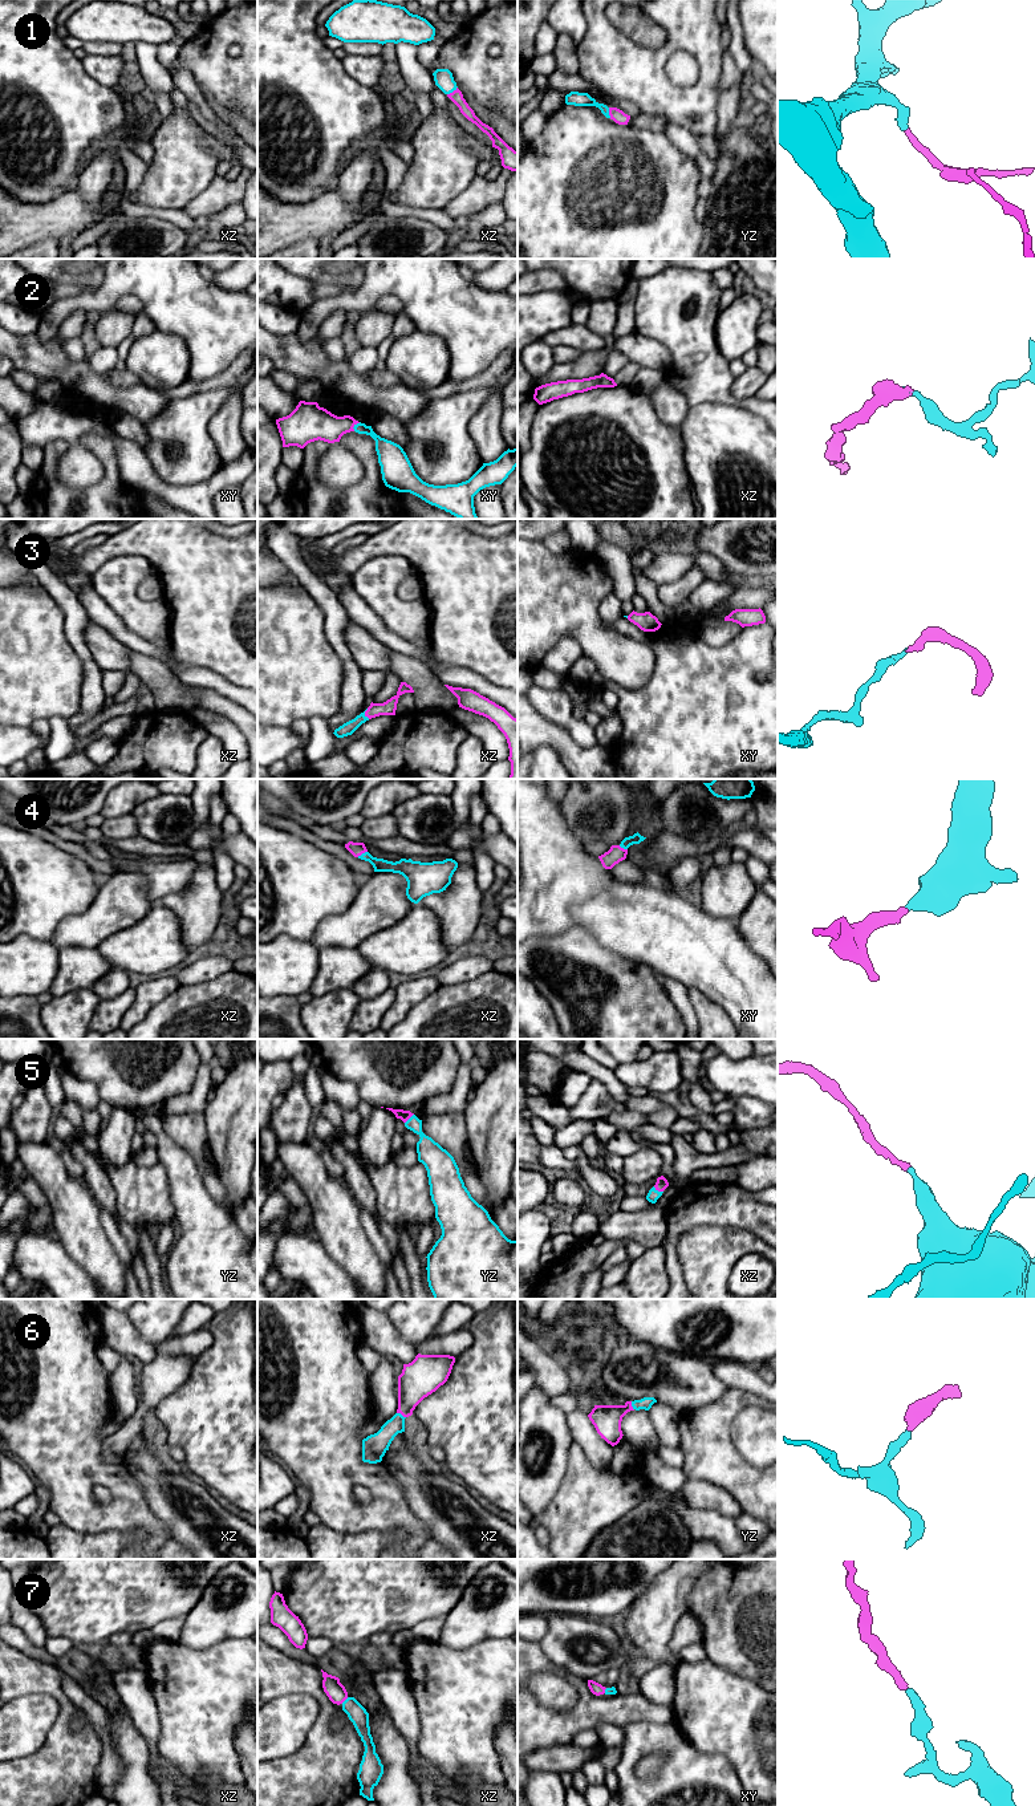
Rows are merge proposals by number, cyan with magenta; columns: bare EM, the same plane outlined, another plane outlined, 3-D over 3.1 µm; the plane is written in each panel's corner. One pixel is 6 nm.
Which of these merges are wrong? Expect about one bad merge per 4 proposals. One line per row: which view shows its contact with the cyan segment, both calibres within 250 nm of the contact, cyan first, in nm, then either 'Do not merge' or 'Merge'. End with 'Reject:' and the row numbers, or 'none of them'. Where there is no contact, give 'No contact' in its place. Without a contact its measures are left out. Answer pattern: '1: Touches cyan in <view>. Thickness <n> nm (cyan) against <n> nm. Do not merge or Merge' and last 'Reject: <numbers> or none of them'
1: Touches cyan in xz. Thickness 120 nm (cyan) against 80 nm. Merge
2: Touches cyan in xy. Thickness 130 nm (cyan) against 200 nm. Merge
3: Touches cyan in xz. Thickness 80 nm (cyan) against 90 nm. Merge
4: Touches cyan in xz. Thickness 90 nm (cyan) against 80 nm. Merge
5: Touches cyan in xz. Thickness 70 nm (cyan) against 70 nm. Merge
6: Touches cyan in xz. Thickness 140 nm (cyan) against 220 nm. Merge
7: Touches cyan in xz. Thickness 110 nm (cyan) against 120 nm. Merge
Reject: none of them

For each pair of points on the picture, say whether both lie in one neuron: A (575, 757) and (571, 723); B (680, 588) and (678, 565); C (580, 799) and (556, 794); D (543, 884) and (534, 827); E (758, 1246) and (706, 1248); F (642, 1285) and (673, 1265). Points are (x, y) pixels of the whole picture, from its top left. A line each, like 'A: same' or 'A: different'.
A: different
B: different
C: different
D: same
E: same
F: different

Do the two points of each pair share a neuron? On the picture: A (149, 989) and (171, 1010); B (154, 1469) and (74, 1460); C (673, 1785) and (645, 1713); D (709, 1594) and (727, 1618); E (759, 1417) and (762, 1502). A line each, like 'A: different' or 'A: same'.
A: different
B: different
C: different
D: same
E: different

